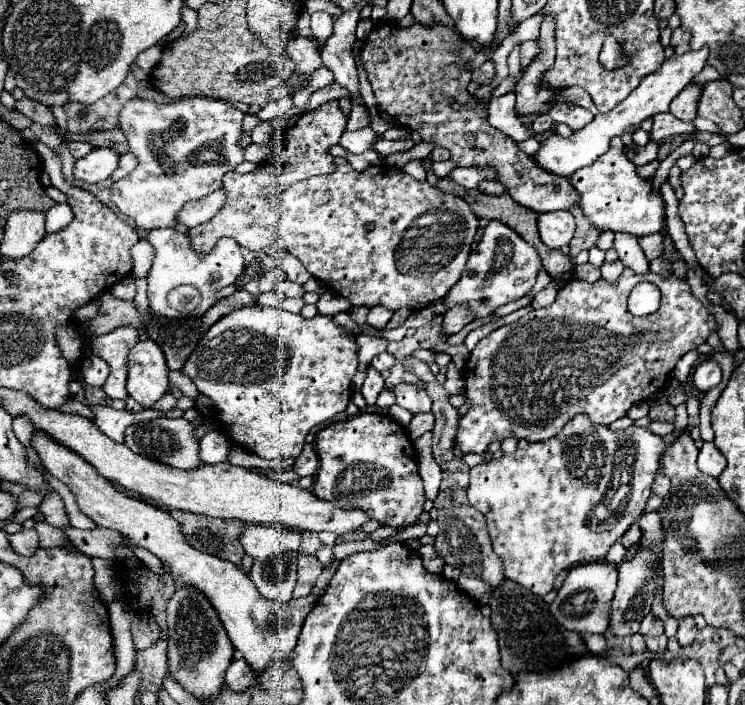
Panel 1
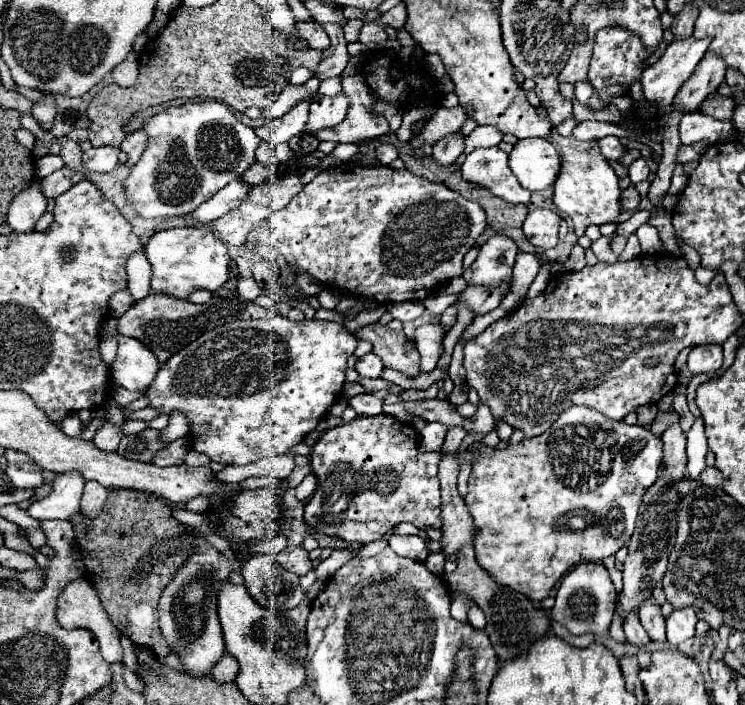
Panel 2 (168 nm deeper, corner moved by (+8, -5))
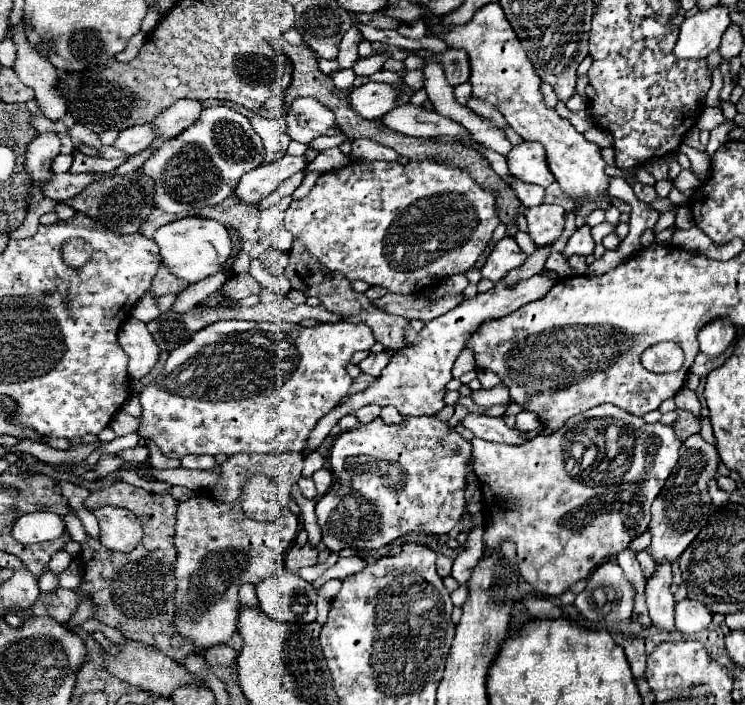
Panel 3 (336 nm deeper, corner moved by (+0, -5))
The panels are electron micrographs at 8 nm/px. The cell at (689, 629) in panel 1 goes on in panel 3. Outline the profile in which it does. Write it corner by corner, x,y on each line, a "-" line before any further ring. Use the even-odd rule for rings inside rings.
688,598
676,602
676,628
686,636
708,628
710,622
712,622
712,612
708,612
708,608
702,602

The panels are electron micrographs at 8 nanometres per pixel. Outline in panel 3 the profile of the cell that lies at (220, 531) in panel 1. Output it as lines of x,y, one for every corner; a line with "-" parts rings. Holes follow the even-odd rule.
116,480
114,484
94,490
86,498
86,508
102,508
102,506
122,506
136,514
136,518
142,522
144,538
132,550
130,554
116,554
112,550
106,550
98,538
86,538
82,542
84,552
84,576
82,584
74,590
76,604
72,604
72,590
58,588
52,594
44,594
36,600
30,614
32,616
50,616
64,624
72,618
82,598
90,594
90,600
94,602
94,620
100,620
102,624
120,630
130,640
140,640
148,646
158,648
166,656
174,658
176,662
182,662
182,658
190,652
194,652
194,644
180,636
174,626
176,616
176,582
174,582
174,562
176,562
176,550
174,550
174,514
176,514
176,500
170,494
152,494
142,488
130,486
122,480

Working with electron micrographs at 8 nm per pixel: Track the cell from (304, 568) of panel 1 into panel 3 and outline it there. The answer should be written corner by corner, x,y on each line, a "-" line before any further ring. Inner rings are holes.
310,544
304,546
292,546
286,554
286,568
298,570
304,566
314,566
318,562
318,550

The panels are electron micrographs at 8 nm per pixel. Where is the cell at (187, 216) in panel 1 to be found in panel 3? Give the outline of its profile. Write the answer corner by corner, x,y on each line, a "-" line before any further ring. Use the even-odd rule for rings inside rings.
284,156
272,164
262,164
258,170
250,170
250,174
242,176
242,182
238,182
238,190
234,194
244,204
258,204
268,194
272,194
282,180
290,178
296,172
302,172
308,166
306,156

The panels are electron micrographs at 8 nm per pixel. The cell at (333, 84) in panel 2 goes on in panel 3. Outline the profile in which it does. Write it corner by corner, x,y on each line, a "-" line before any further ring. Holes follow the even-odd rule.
348,68
348,70
340,70
340,72
336,72
334,74
334,84
338,86
338,88
350,88
352,86
352,82
354,82
354,78
356,78
356,74
354,74
354,70
352,68

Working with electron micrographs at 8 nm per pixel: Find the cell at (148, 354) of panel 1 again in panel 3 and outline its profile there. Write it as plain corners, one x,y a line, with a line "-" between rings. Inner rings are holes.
128,318
118,332
118,342
130,358
128,376
132,380
140,380
154,368
160,348
154,342
154,338
148,332
144,322
140,322
136,318

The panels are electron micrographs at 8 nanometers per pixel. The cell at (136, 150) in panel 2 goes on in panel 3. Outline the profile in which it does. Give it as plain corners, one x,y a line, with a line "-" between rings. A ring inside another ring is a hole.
182,98
180,102
172,104
164,114
160,114
152,124
160,130
160,136
166,134
166,138
174,138
190,124
194,124
194,118
198,118
200,112
202,104
198,100

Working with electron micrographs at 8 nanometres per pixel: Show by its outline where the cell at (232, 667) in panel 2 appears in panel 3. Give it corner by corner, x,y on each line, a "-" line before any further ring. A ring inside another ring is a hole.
220,644
220,646
212,646
212,648
204,650
202,656
206,658
206,662
210,666
230,666
230,662
236,660
238,652
226,644

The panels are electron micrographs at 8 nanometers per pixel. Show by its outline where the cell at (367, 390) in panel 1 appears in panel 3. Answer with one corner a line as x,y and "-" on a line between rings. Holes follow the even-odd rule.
364,406
364,408
354,410
352,414
358,418
360,424
368,424
368,422
372,422
372,420
376,420
380,416
380,410
382,410
380,406

